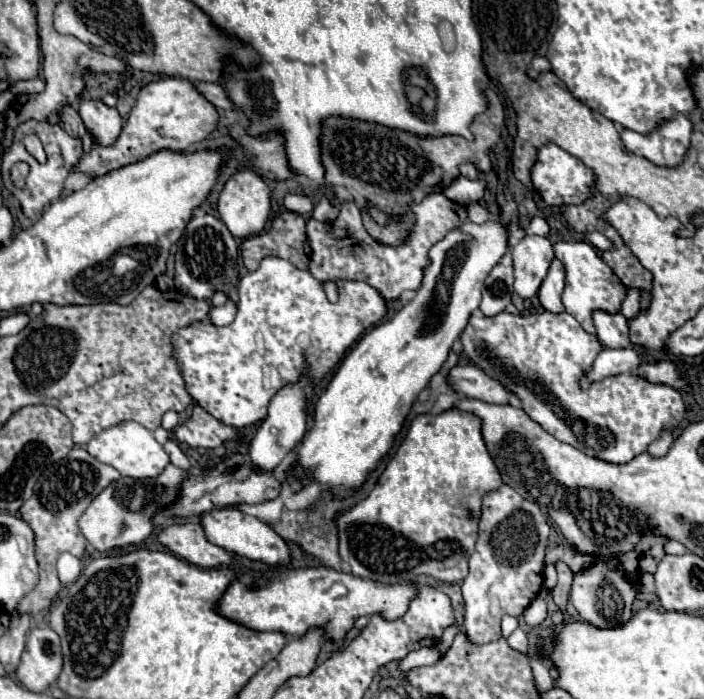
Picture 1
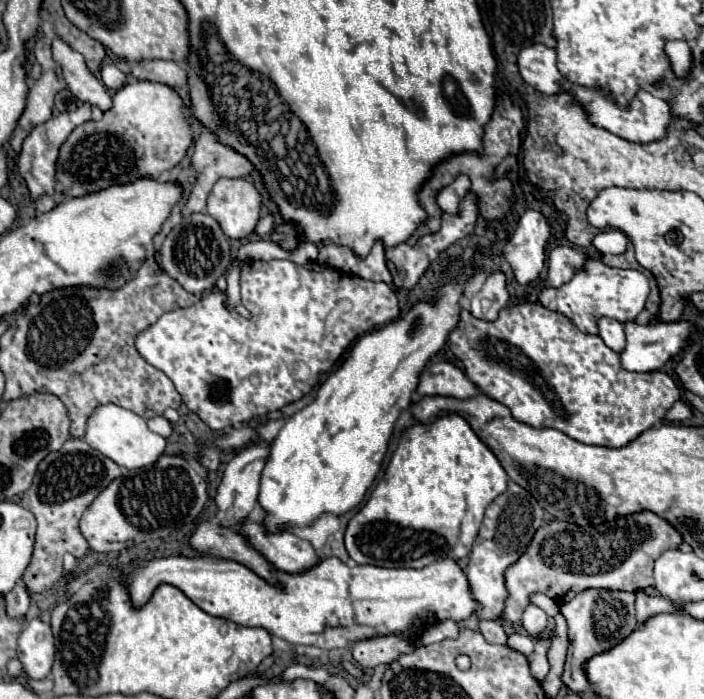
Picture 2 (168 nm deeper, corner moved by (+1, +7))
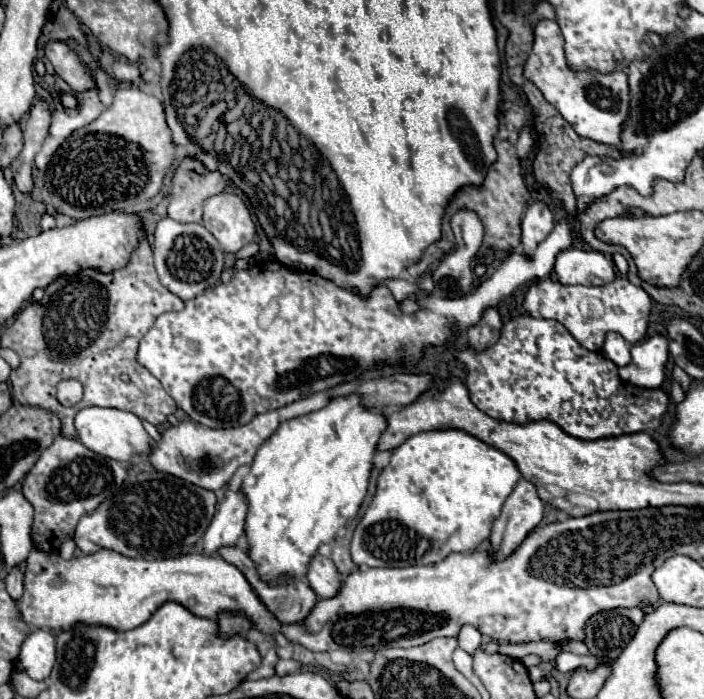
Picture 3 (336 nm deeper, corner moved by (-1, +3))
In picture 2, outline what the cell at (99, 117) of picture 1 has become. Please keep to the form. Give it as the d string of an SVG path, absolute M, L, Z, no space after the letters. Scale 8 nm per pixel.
M55 40L53 42L53 58L61 66L67 88L77 96L77 100L81 100L89 106L97 106L103 112L109 110L109 106L113 106L109 90L103 86L103 82L99 82L87 70L85 60L79 52L71 50L63 40Z

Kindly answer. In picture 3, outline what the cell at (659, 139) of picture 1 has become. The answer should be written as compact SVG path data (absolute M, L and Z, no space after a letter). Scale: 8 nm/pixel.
M539 20L539 24L535 26L535 42L525 66L525 76L543 92L545 100L555 106L559 110L559 114L573 126L573 130L581 136L581 138L589 138L593 142L599 144L607 144L607 146L617 146L619 144L619 134L621 134L621 126L627 120L629 114L629 84L627 84L627 74L623 70L613 70L613 72L597 72L597 70L573 70L567 64L565 58L565 40L563 34L557 26L555 20Z

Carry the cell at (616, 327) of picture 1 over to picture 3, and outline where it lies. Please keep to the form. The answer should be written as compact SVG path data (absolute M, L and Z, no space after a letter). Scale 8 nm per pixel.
M611 332L605 338L605 346L603 346L603 356L611 362L615 362L619 368L627 366L631 362L631 354L629 354L629 342L623 340L619 334Z

